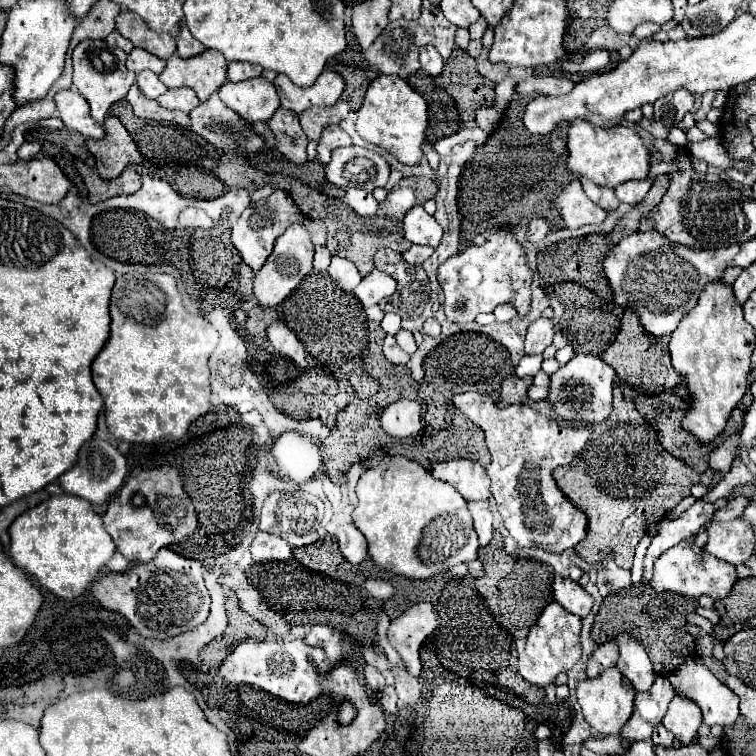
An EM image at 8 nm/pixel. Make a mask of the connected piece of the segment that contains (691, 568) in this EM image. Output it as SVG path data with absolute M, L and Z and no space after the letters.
M688 537L688 539L680 541L678 545L670 547L668 551L664 551L656 559L650 585L656 591L672 591L672 593L688 595L690 599L698 599L702 595L706 595L706 597L712 597L714 601L718 601L718 599L724 599L730 595L730 589L734 587L736 581L738 581L738 575L736 575L734 565L724 563L722 559L716 559L702 547L694 547L694 537Z

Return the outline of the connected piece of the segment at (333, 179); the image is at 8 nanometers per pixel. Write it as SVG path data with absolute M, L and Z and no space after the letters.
M338 147L326 165L326 179L338 187L362 187L374 191L388 183L390 165L372 149Z

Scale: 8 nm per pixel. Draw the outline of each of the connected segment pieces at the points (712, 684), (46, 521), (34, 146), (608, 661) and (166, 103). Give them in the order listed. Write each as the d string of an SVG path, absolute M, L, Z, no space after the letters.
M698 657L684 659L682 667L678 671L674 671L674 675L670 675L668 679L678 695L686 695L688 699L696 699L696 703L702 709L706 725L732 725L738 719L738 715L740 715L738 713L738 697L706 669L702 659L698 659Z
M54 495L36 507L24 511L20 517L14 519L10 525L10 555L14 563L32 573L42 587L52 591L54 595L62 599L74 599L84 593L84 589L98 577L100 569L112 559L116 547L110 539L110 535L104 531L102 517L92 509L92 505L86 499L78 499L74 495Z
M34 141L34 143L24 143L24 145L18 149L18 157L24 159L24 161L34 159L38 153L40 153L40 143L38 143L38 141Z
M608 641L604 645L600 645L588 659L588 669L586 675L588 677L598 677L606 667L616 665L618 661L618 645L616 641Z
M182 87L182 89L168 89L164 95L160 95L156 99L162 107L166 109L178 109L178 111L184 111L184 113L190 113L200 101L196 97L196 93L188 87Z

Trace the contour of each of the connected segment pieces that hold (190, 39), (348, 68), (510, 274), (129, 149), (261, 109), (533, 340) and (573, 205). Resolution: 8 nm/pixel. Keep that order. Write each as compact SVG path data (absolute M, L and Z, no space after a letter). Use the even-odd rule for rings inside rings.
M184 21L180 23L180 29L182 31L180 31L178 39L176 39L176 43L178 43L176 55L180 55L180 57L194 57L194 55L200 55L202 51L206 51L206 47L198 39L194 39L194 35L188 31Z
M348 31L348 47L344 53L336 55L334 59L330 59L326 63L326 69L332 69L336 73L340 73L344 77L346 89L342 93L342 99L350 103L352 111L358 111L364 99L364 93L368 89L368 85L372 83L372 79L378 75L376 69L372 69L366 59L362 49L358 47L356 37L352 35L352 31Z
M502 227L496 233L492 233L482 247L468 247L464 253L452 255L452 259L448 259L446 263L442 263L438 267L436 279L438 279L438 283L442 287L442 293L444 293L444 313L452 323L474 321L476 315L492 313L496 309L496 305L500 305L500 303L510 303L518 311L518 317L526 317L528 311L530 311L534 273L532 273L532 269L528 267L528 261L526 261L526 247L516 241L510 227ZM458 305L466 307L464 313L456 311Z
M106 117L104 129L106 135L102 139L86 139L86 147L96 157L100 177L114 179L126 165L140 163L140 151L118 117Z
M254 77L240 83L226 81L218 93L226 107L250 123L268 121L280 107L276 87L264 77Z
M540 317L538 321L534 321L534 323L528 327L526 353L528 353L528 355L532 355L532 353L542 353L542 351L552 343L552 337L554 337L552 319Z
M574 179L572 183L568 183L562 193L556 197L554 207L560 211L560 217L566 221L568 229L578 229L582 225L598 225L604 221L606 211L598 205L594 205L578 179Z

